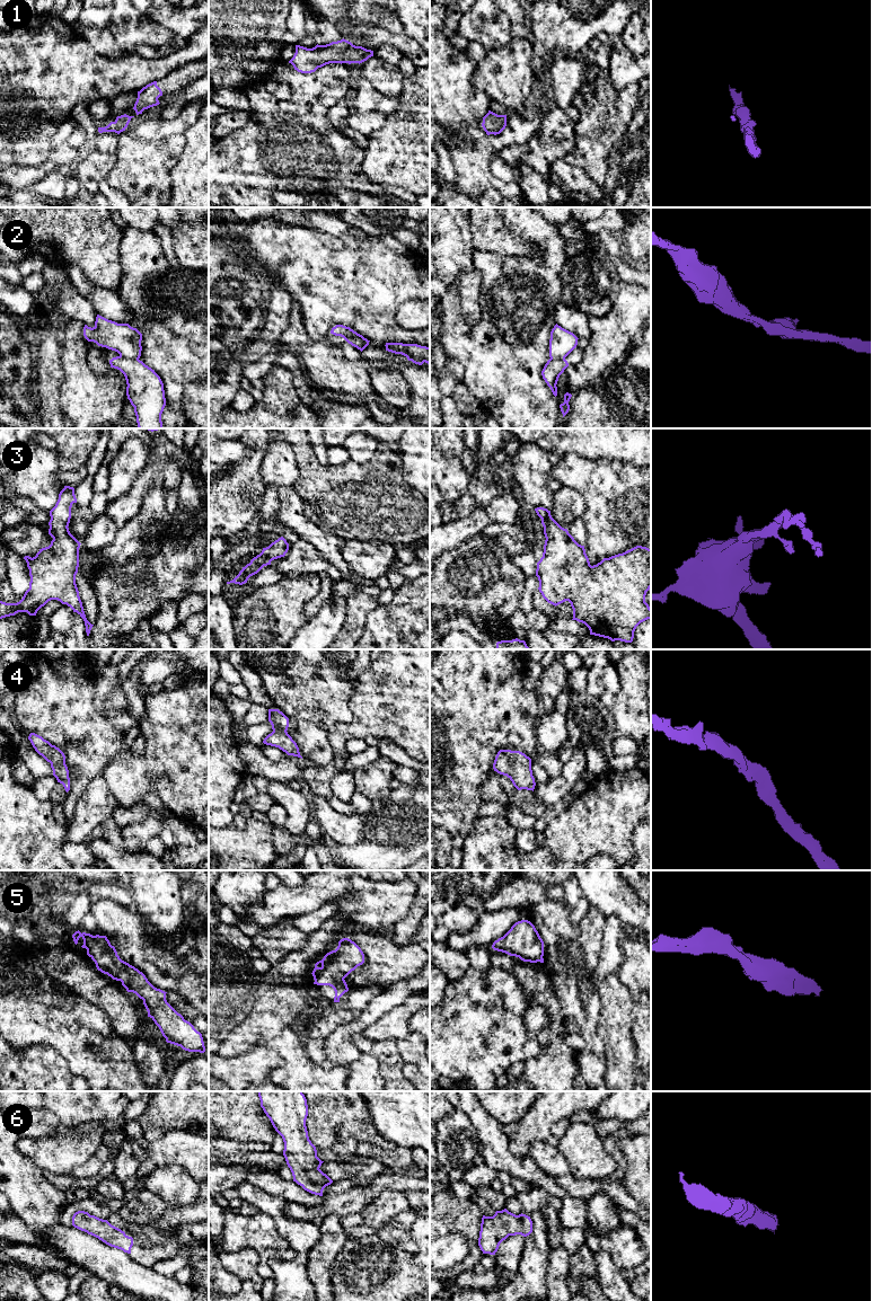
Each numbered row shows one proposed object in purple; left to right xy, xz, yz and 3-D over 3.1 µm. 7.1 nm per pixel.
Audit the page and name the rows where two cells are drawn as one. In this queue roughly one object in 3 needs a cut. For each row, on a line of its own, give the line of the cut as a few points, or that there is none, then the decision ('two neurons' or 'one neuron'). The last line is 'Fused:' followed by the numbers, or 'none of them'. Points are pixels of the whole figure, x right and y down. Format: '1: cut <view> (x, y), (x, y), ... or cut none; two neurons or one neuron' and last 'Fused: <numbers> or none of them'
1: cut none; one neuron
2: cut xz (352, 329), (349, 339), (360, 341), (366, 346); two neurons
3: cut none; one neuron
4: cut none; one neuron
5: cut none; one neuron
6: cut none; one neuron
Fused: 2

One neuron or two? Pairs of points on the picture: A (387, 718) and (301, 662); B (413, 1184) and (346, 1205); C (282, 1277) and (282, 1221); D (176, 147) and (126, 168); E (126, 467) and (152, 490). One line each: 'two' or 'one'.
A: two
B: one
C: one
D: one
E: two

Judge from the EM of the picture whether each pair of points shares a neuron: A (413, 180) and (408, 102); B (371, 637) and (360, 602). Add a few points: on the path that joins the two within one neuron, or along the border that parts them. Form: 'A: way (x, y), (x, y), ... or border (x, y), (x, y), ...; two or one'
A: way (413, 161), (413, 123), (411, 121); one
B: border (378, 604), (368, 613), (360, 637); two

